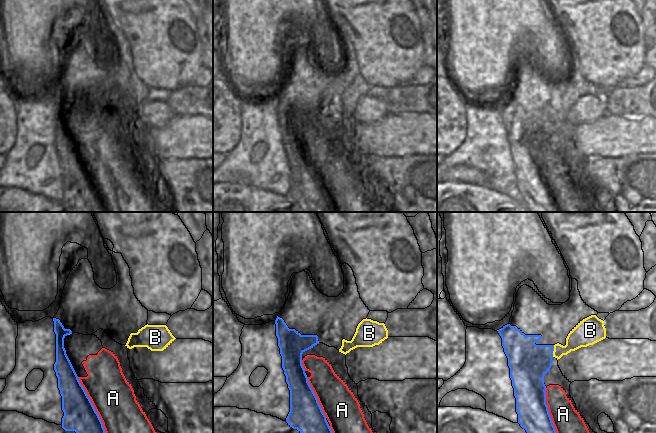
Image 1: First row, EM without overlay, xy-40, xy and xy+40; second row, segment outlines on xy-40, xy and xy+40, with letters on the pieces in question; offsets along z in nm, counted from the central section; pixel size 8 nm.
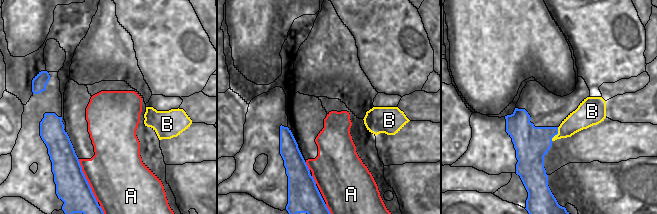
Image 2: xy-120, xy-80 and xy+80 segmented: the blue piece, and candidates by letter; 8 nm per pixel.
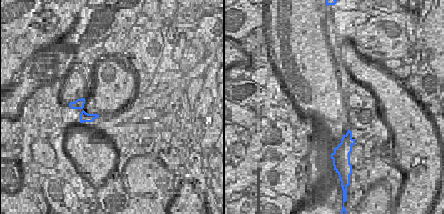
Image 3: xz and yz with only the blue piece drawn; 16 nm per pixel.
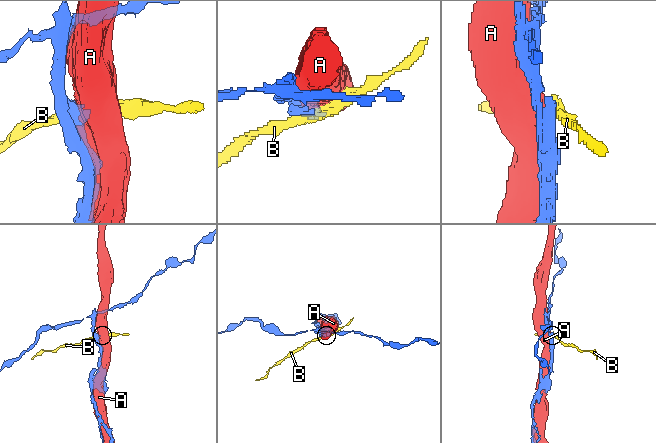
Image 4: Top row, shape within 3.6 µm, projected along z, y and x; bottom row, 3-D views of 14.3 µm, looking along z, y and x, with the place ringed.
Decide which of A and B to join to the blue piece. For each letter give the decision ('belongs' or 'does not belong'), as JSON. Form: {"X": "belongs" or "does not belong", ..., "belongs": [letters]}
{"A": "does not belong", "B": "does not belong", "belongs": []}

